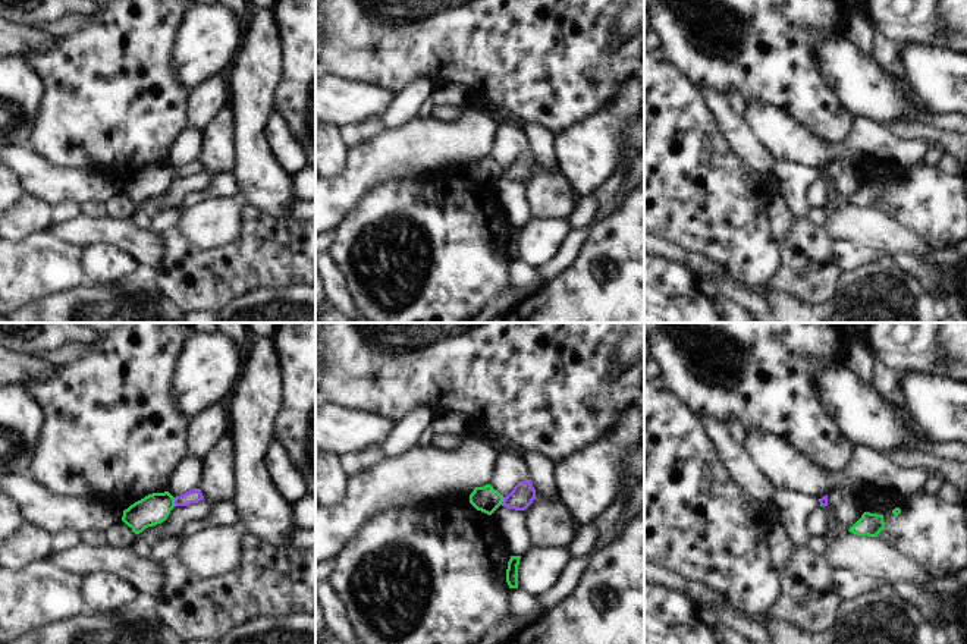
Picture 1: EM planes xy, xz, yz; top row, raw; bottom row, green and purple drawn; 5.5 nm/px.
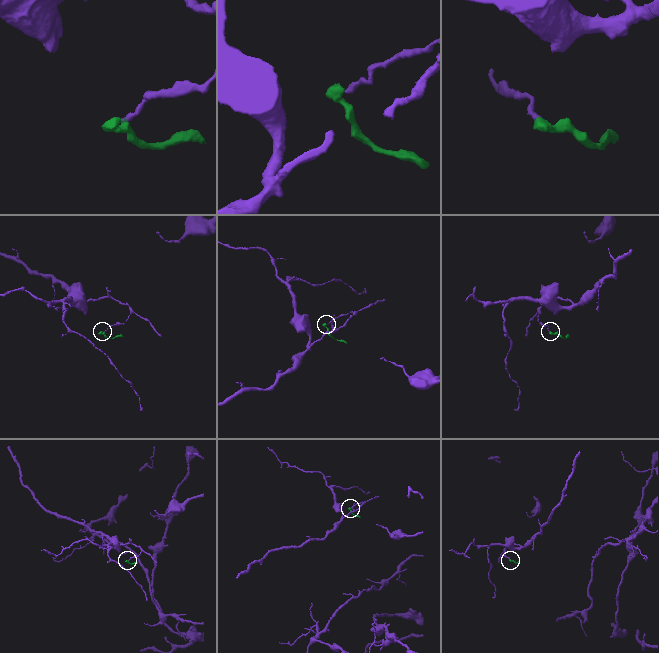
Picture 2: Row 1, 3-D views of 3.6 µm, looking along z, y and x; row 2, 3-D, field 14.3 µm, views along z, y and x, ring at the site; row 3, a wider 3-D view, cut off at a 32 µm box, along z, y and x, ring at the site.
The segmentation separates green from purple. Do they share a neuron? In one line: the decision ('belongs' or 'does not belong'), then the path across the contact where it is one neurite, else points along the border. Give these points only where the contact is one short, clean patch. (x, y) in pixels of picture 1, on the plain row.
does not belong | along xy (173, 169), (175, 176)

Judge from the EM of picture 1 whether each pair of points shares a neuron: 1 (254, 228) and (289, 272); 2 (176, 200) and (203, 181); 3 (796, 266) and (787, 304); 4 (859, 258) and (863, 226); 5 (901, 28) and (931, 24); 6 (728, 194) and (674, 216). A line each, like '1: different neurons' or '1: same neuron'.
1: same neuron
2: same neuron
3: different neurons
4: different neurons
5: same neuron
6: same neuron

